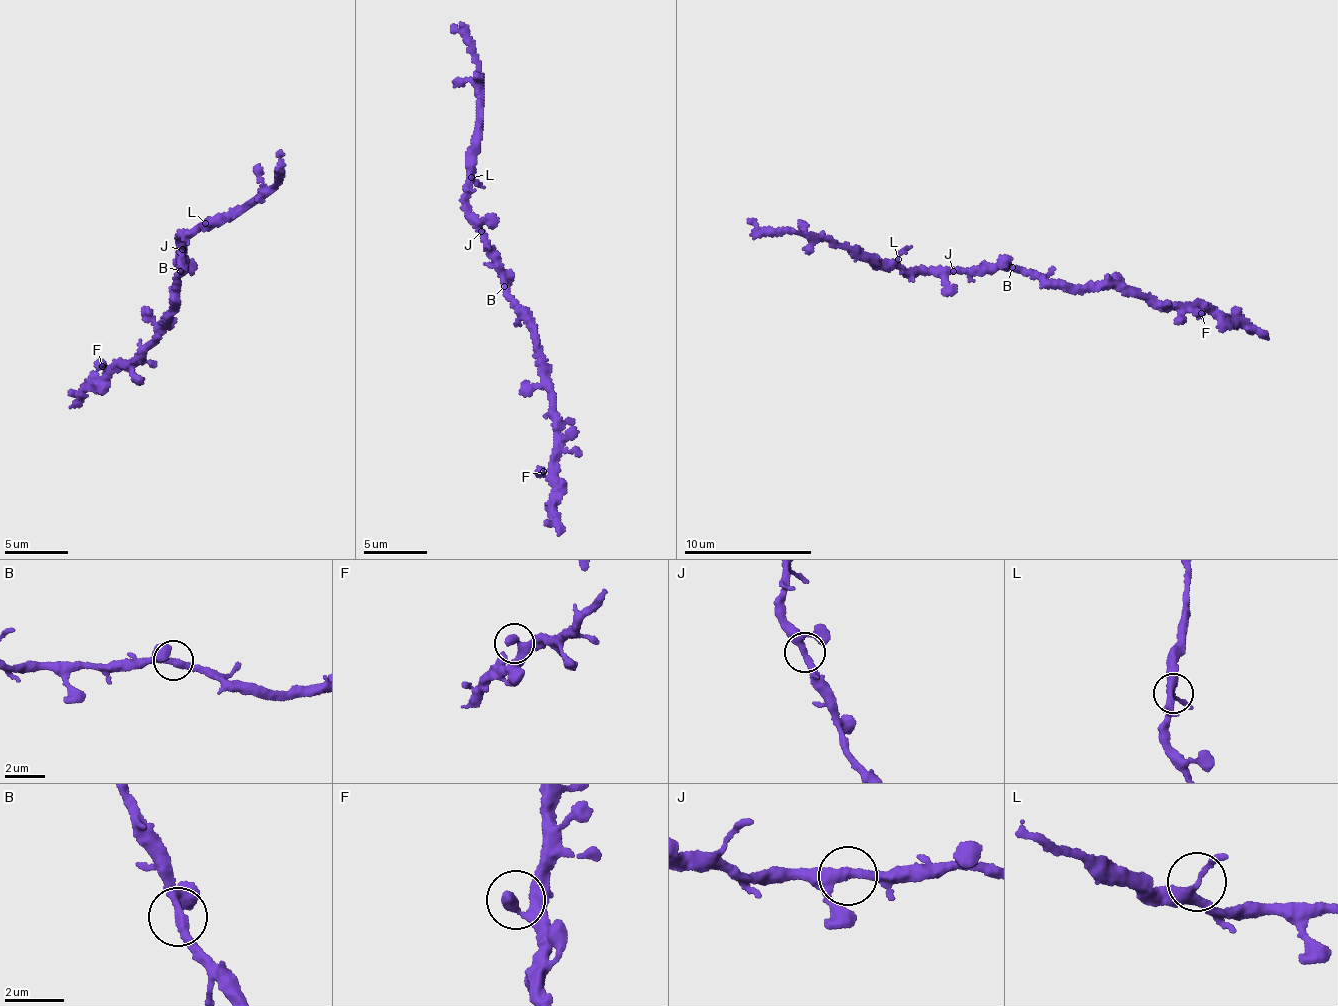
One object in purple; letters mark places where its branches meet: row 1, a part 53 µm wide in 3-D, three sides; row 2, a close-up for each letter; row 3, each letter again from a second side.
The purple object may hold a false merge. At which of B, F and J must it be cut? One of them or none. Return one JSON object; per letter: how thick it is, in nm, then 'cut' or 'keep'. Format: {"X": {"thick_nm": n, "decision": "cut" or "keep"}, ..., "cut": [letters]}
{"B": {"thick_nm": 240, "decision": "keep"}, "F": {"thick_nm": 400, "decision": "keep"}, "J": {"thick_nm": 300, "decision": "keep"}, "cut": []}

